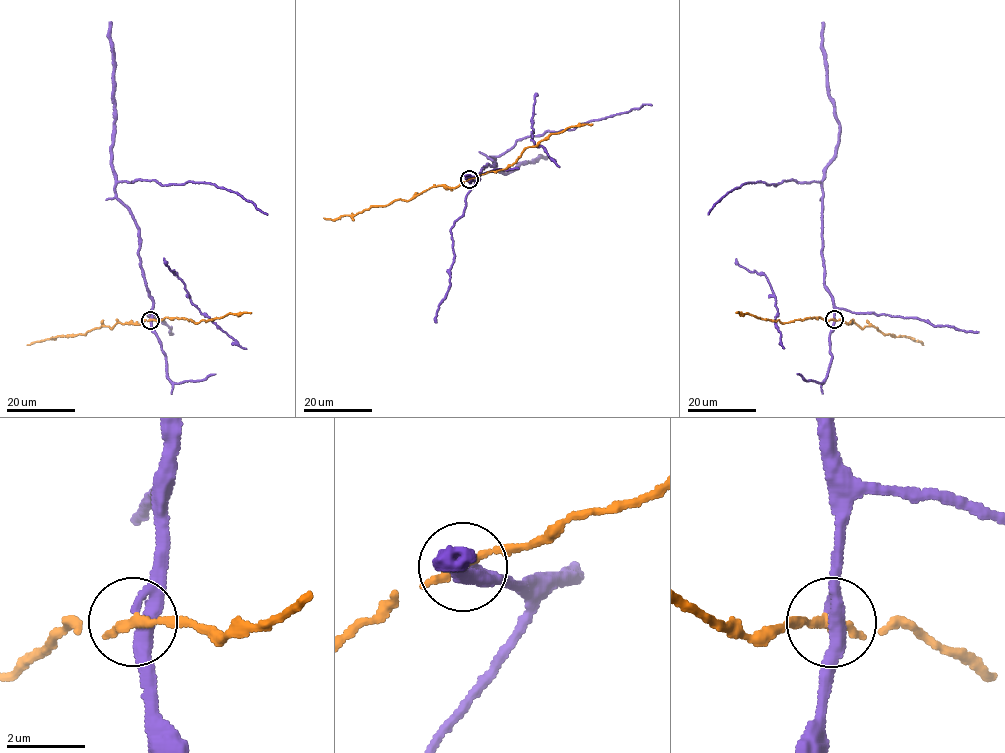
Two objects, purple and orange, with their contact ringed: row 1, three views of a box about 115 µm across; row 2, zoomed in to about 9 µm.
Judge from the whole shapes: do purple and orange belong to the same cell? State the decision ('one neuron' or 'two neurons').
two neurons

